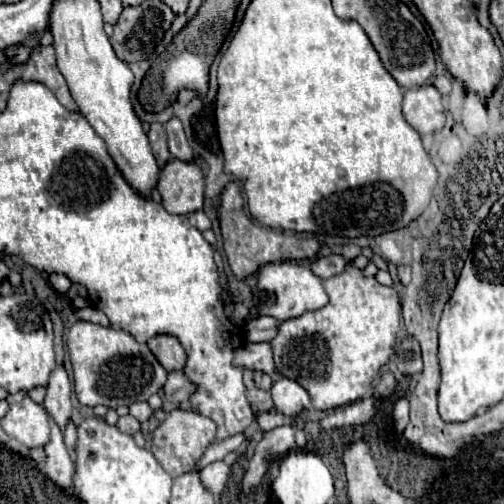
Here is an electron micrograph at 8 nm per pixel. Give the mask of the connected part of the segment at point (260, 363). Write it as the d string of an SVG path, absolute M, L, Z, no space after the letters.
M267 342L263 344L245 344L235 352L233 362L243 368L253 368L269 374L273 380L281 378L281 372L277 372L275 362L273 362L273 350Z

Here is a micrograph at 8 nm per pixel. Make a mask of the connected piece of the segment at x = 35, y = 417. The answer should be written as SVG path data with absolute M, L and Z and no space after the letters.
M29 396L13 404L7 416L1 420L3 430L17 442L33 448L45 446L51 436L51 424L43 404L37 404Z

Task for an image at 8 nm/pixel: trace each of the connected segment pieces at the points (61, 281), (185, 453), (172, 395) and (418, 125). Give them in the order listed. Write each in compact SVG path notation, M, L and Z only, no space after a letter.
M51 274L51 276L49 276L49 282L51 282L51 286L53 286L57 292L61 292L61 294L65 294L65 292L69 290L69 286L71 286L71 280L69 280L67 276L63 276L63 274Z
M173 410L169 412L169 416L155 428L153 438L151 438L151 452L153 456L157 456L157 462L173 476L181 476L189 470L193 470L195 462L201 458L201 454L205 452L205 448L215 440L215 422L193 412L193 410Z
M169 372L167 382L163 386L165 398L173 404L187 404L193 390L195 390L195 386L183 376L183 372Z
M419 86L405 90L403 116L411 128L421 136L437 132L445 126L441 94L435 86Z

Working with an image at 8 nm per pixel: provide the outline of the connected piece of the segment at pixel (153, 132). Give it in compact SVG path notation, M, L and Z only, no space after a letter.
M151 124L151 130L149 130L149 144L153 148L153 156L157 160L157 166L163 168L165 162L169 160L169 150L167 150L167 134L165 134L165 128L161 124Z

